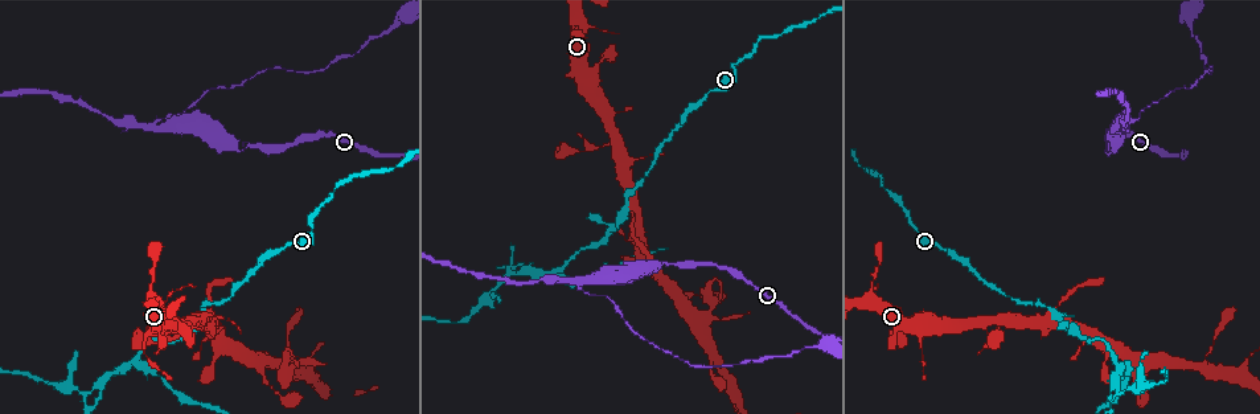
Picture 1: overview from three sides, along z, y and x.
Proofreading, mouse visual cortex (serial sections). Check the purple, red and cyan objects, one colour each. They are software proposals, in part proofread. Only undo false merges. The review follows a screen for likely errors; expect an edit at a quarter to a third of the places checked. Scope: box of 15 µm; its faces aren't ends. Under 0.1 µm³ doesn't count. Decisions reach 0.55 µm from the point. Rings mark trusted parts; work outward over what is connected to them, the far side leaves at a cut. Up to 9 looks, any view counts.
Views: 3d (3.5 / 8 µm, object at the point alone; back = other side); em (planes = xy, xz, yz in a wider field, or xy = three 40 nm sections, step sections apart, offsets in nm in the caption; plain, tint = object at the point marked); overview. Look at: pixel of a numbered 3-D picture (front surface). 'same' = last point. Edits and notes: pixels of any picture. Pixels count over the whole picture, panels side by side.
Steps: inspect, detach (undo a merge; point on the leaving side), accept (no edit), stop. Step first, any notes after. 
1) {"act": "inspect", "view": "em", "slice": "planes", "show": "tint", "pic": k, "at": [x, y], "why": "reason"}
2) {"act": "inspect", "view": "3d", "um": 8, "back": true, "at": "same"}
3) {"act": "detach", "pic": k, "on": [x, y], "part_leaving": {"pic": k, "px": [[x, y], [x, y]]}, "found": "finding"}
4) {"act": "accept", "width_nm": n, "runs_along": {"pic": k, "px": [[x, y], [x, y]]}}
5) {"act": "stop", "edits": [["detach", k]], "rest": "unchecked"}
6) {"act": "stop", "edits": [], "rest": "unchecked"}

{"act": "inspect", "view": "3d", "um": 3.5, "pic": 1, "at": [153, 344], "why": "thin neck"}

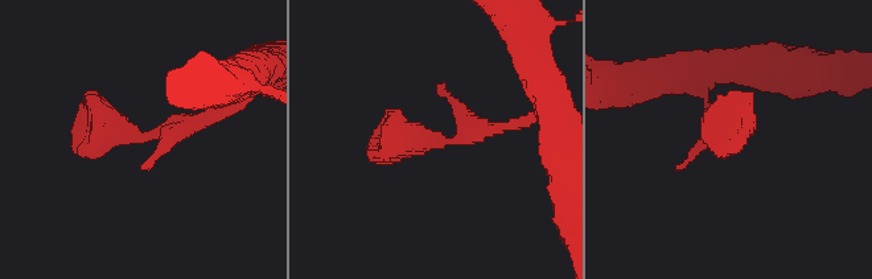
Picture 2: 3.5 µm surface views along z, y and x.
{"act": "inspect", "view": "em", "slice": "planes", "show": "plain", "pic": 2, "at": [150, 139]}

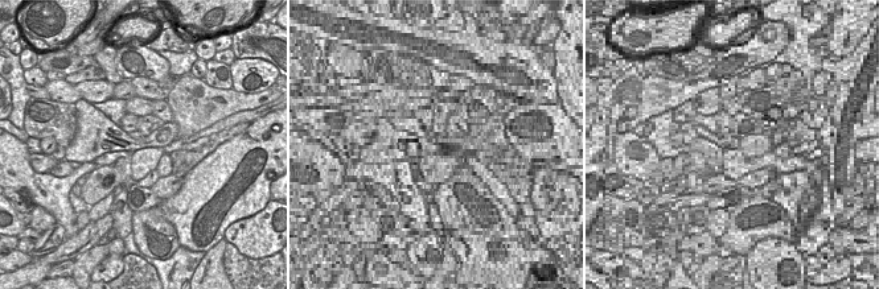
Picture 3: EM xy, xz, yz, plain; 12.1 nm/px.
{"act": "inspect", "view": "em", "slice": "planes", "show": "tint", "at": "same", "why": "with the object marked"}

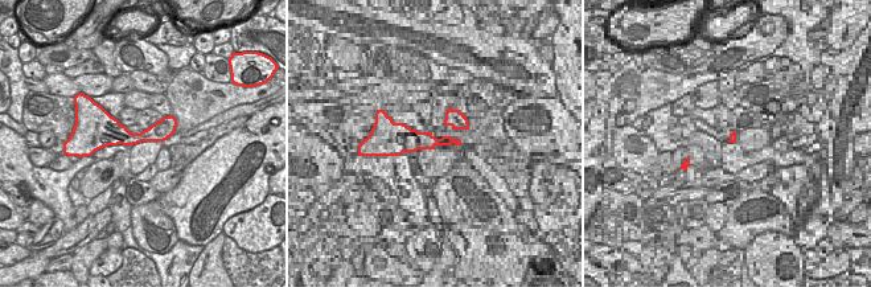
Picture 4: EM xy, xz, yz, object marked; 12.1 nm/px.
{"act": "accept", "runs_along": {"pic": 4, "px": [[173, 122], [139, 138], [97, 136]]}, "found": "all the same cell"}

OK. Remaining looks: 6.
{"act": "inspect", "view": "3d", "um": 3.5, "pic": 1, "at": [624, 215], "why": "narrows sharply"}

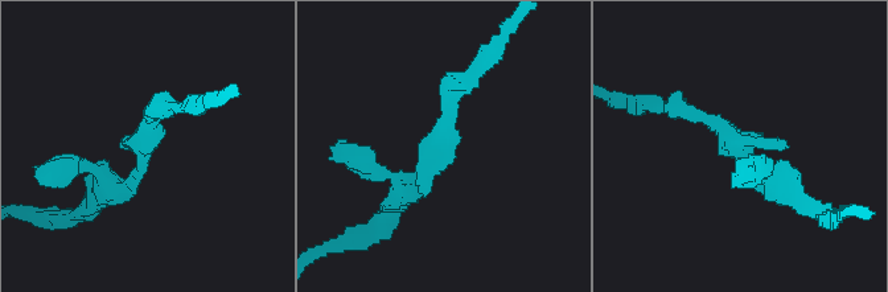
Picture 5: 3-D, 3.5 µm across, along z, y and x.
{"act": "inspect", "view": "em", "slice": "xy", "step": 1, "show": "tint", "pic": 5, "at": [139, 168], "why": "shape alone is not enough"}

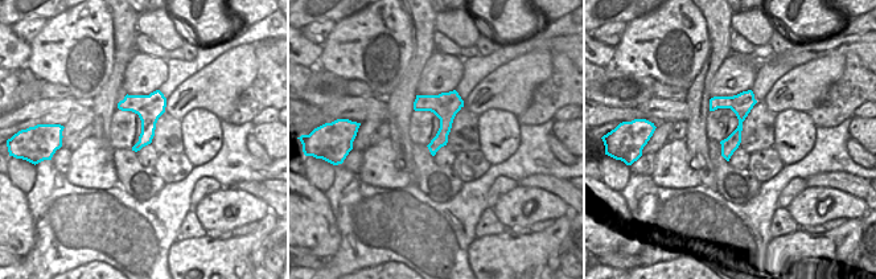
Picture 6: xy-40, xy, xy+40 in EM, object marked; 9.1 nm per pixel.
{"act": "accept", "runs_along": {"pic": 6, "px": [[749, 94], [727, 155]]}, "found": "one cell here"}

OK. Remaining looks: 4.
{"act": "inspect", "view": "3d", "um": 8, "pic": 1, "at": [133, 362], "why": "branch point"}

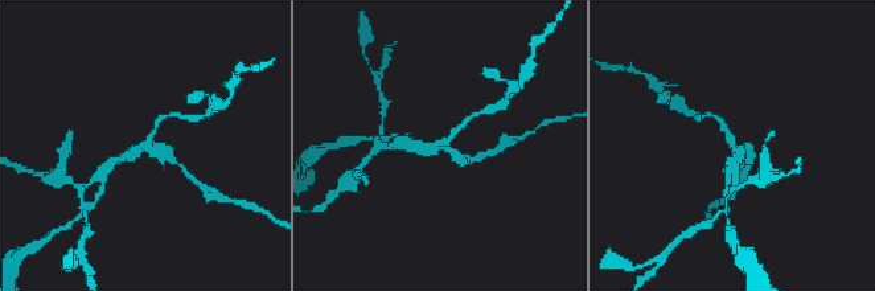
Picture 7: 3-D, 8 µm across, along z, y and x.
{"act": "inspect", "view": "3d", "um": 3.5, "pic": 7, "at": [734, 147], "why": "zoom in"}

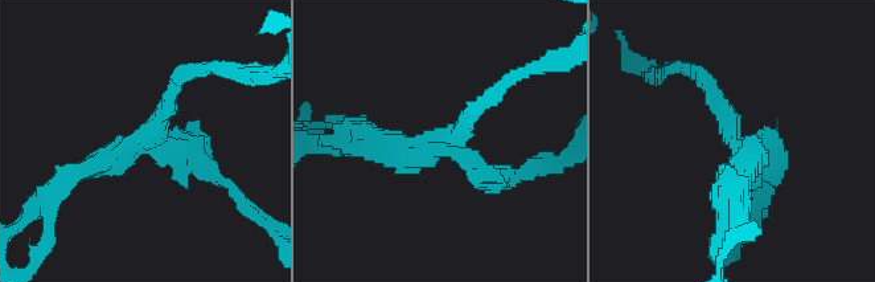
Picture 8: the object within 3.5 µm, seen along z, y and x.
{"act": "inspect", "view": "em", "slice": "xy", "step": 1, "show": "tint", "pic": 8, "at": [147, 142], "arms": 3, "arm_widths_nm": [200, 250, 300], "why": "now the EM"}

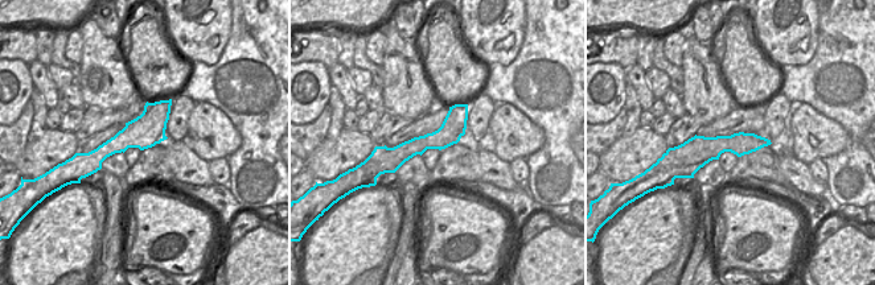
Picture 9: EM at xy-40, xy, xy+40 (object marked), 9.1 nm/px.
{"act": "accept", "runs_along": {"pic": 8, "px": [[185, 73], [150, 138], [72, 174]]}, "found": "one cell here"}

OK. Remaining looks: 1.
{"act": "stop", "edits": [], "rest": "unchecked"}

